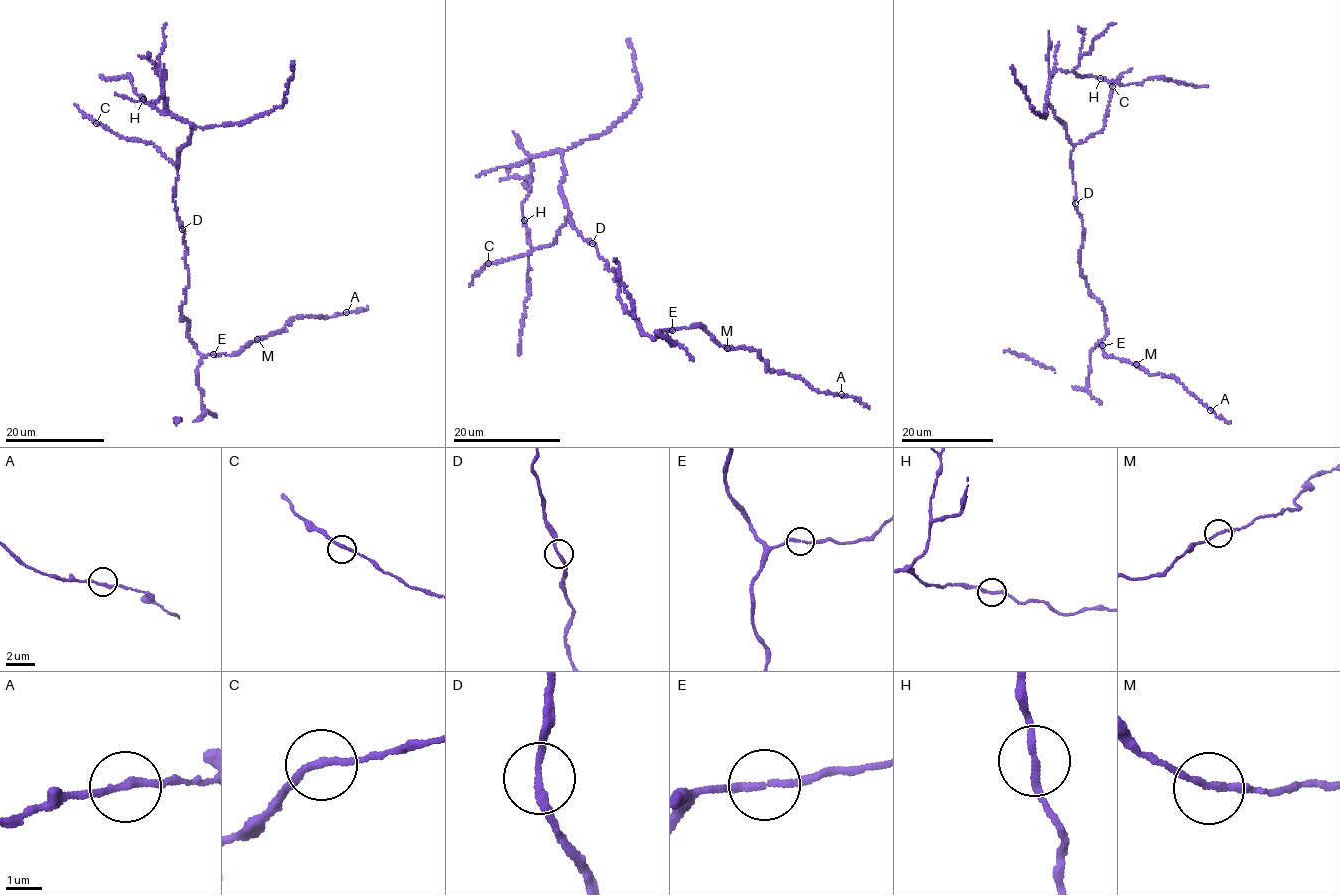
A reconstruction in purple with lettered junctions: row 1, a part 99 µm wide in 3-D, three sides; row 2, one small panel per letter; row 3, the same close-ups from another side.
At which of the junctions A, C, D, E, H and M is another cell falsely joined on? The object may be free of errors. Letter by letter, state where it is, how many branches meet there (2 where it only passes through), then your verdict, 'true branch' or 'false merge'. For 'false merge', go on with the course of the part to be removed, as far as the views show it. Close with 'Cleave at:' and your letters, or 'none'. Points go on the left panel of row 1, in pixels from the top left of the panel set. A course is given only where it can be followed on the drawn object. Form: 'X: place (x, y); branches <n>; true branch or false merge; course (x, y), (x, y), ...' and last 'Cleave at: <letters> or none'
A: place (346, 312); branches 2; true branch
C: place (96, 123); branches 2; true branch
D: place (182, 229); branches 2; true branch
E: place (213, 354); branches 2; true branch
H: place (143, 99); branches 2; true branch
M: place (257, 339); branches 2; true branch
Cleave at: none

